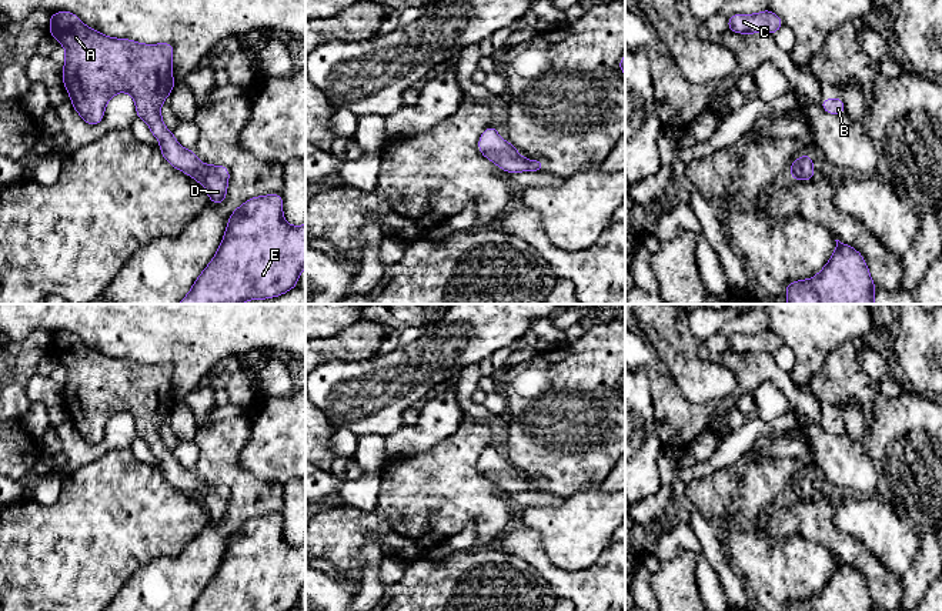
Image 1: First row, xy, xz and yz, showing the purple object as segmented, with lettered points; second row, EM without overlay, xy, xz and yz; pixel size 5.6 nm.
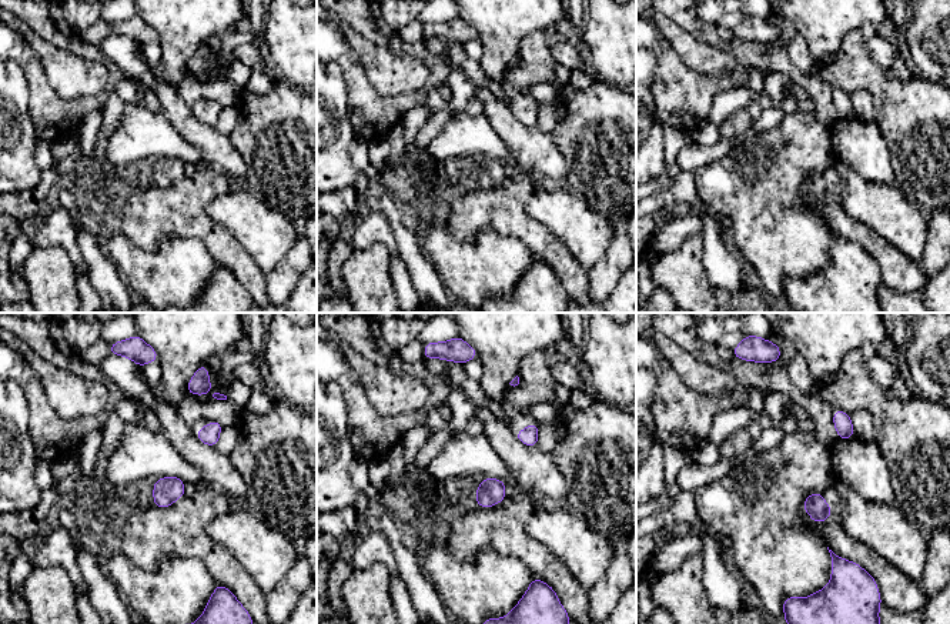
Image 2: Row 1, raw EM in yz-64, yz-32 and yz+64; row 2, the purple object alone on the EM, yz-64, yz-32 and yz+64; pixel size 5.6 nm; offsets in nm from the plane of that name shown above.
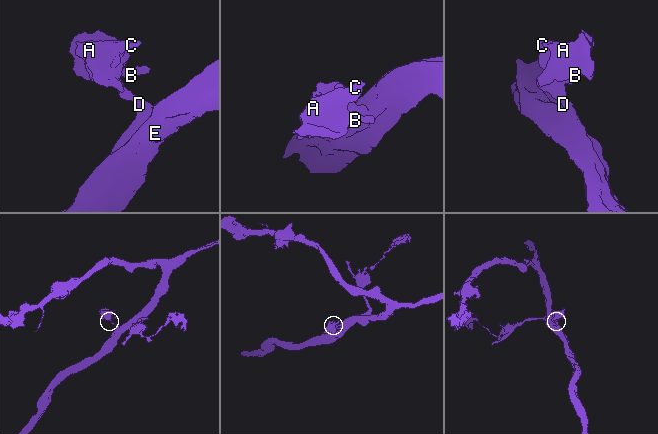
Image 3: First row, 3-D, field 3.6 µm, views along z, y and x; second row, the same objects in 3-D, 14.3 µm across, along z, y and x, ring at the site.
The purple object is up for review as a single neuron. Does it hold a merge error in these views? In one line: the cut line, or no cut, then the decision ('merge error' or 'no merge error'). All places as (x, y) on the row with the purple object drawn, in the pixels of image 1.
no cut | no merge error

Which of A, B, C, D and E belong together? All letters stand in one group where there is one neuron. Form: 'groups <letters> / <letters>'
groups A B C D E

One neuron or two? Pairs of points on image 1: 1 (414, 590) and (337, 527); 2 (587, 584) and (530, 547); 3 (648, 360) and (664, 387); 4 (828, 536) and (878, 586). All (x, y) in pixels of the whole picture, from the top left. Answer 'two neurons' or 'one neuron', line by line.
1: two neurons
2: one neuron
3: one neuron
4: one neuron

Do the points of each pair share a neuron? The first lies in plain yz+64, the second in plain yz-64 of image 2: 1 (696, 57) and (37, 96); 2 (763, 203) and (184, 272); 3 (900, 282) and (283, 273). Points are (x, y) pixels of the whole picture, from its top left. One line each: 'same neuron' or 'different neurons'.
1: different neurons
2: same neuron
3: different neurons

